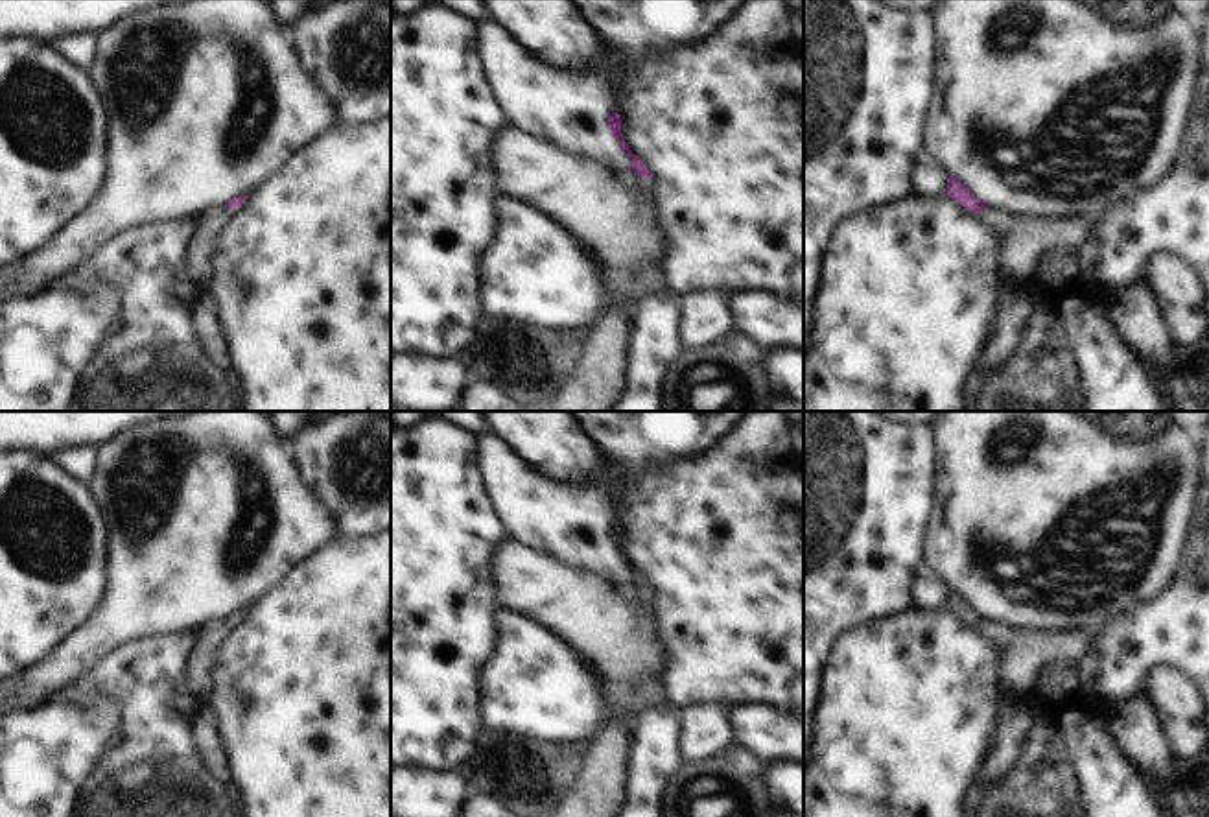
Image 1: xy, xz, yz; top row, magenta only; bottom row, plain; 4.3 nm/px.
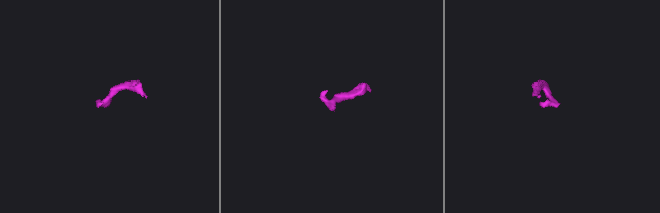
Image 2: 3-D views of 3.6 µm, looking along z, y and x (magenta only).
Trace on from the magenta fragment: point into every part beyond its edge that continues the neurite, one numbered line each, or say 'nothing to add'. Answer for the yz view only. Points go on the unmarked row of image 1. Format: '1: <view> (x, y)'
1: yz (1023, 651).

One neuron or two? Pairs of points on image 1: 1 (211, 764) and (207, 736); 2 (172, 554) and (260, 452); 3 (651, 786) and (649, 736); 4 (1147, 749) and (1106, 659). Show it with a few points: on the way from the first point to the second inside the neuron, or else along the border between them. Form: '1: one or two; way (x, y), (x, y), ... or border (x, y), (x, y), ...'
1: one; way (211, 757), (207, 744)
2: one; way (201, 522), (214, 500), (229, 456)
3: one; way (649, 773), (649, 749)
4: two; border (1138, 694), (1114, 707)

